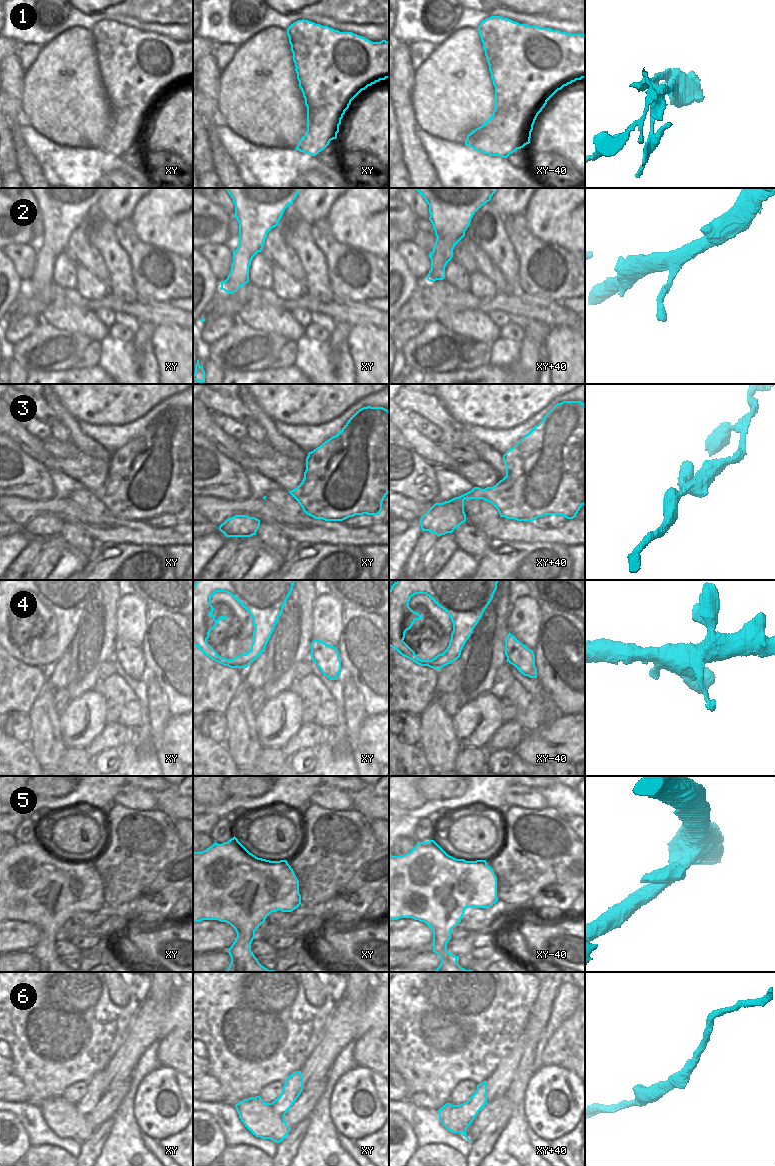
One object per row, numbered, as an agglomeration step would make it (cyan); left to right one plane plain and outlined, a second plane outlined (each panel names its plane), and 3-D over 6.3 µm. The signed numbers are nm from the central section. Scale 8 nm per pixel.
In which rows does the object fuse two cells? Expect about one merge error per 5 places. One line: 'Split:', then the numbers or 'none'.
Split: 1.

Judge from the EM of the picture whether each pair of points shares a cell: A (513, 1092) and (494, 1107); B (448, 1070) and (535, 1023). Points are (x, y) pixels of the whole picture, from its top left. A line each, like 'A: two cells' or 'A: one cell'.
A: two cells
B: two cells

